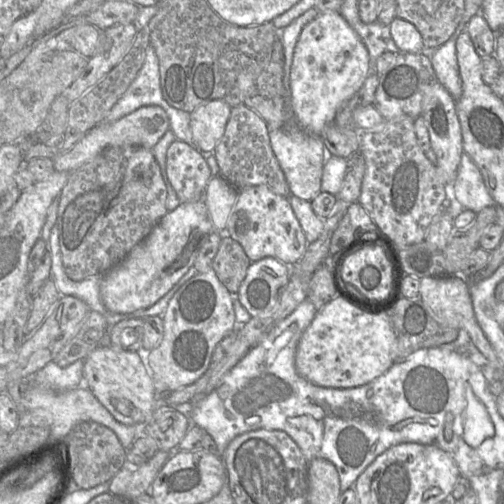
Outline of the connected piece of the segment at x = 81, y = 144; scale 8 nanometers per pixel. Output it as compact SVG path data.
M157 105L140 107L116 121L101 122L91 128L70 150L57 154L53 159L54 169L71 173L110 146L134 145L152 149L169 128L169 118L162 107Z

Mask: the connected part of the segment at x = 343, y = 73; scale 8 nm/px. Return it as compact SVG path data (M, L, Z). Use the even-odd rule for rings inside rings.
M320 12L300 34L290 74L291 111L300 127L311 136L321 136L324 128L334 122L337 111L361 88L369 74L369 53L356 32L339 12Z

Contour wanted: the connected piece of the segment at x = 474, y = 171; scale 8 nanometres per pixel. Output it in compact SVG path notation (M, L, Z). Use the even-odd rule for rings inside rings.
M463 153L457 176L452 184L452 192L464 209L479 213L484 208L495 205L481 172L473 160Z

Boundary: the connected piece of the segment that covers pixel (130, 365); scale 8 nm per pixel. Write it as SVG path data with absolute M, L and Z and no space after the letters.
M111 345L96 347L84 359L83 382L113 417L125 425L145 423L151 419L155 407L165 405L164 396L157 396L149 369L137 352Z

